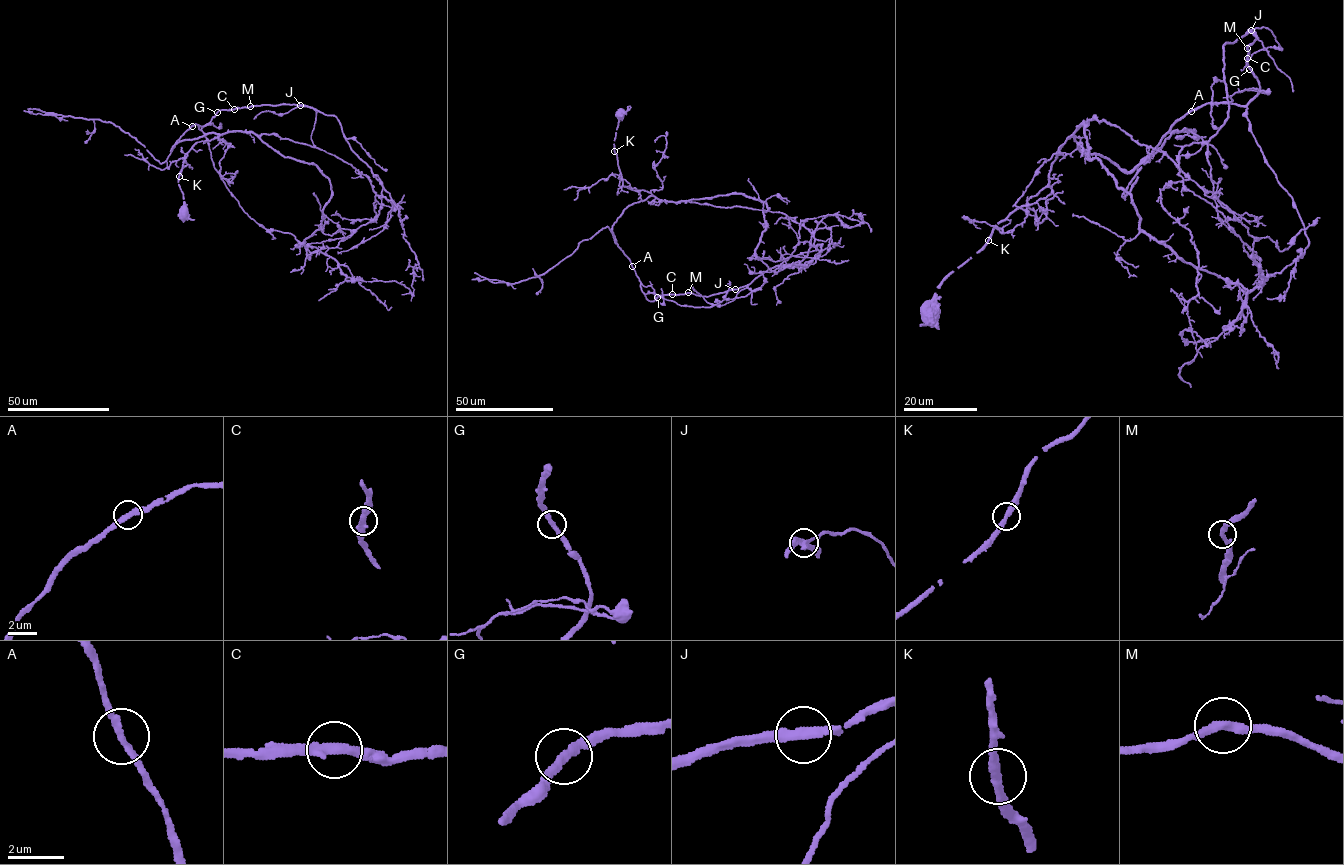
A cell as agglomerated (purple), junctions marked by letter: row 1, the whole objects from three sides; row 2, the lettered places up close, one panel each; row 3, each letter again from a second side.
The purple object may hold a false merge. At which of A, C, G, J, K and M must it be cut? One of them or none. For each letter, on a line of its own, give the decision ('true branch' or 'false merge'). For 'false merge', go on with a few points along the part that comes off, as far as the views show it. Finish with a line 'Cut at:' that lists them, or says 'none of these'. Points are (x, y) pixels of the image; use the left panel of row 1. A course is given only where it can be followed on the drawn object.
A: true branch
C: true branch
G: true branch
J: true branch
K: true branch
M: true branch
Cut at: none of these

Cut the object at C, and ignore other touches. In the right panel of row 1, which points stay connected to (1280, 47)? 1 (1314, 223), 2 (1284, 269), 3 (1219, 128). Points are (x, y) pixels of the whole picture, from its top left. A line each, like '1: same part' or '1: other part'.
1: same part
2: other part
3: same part

